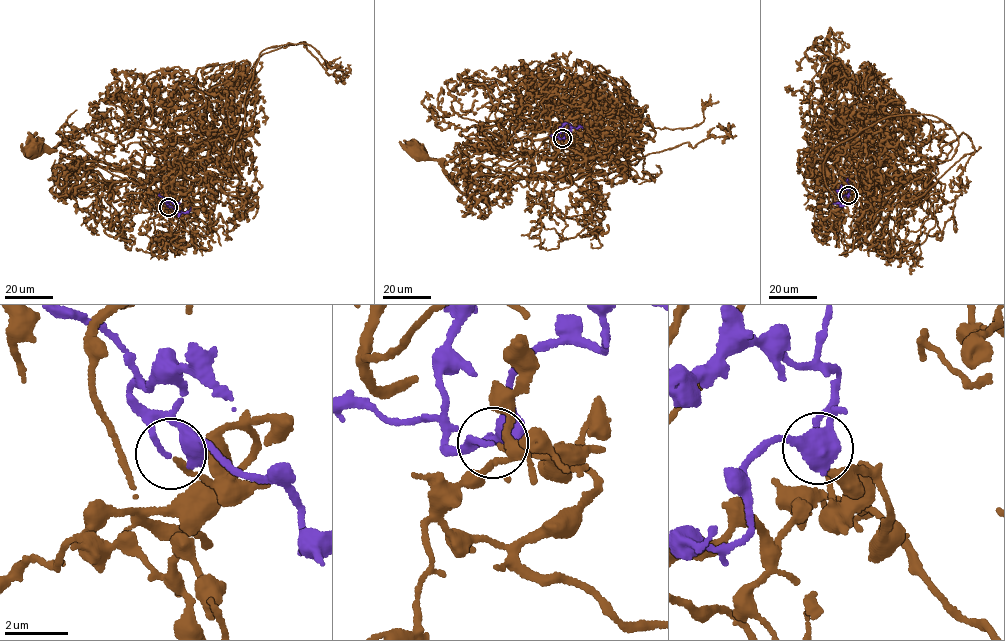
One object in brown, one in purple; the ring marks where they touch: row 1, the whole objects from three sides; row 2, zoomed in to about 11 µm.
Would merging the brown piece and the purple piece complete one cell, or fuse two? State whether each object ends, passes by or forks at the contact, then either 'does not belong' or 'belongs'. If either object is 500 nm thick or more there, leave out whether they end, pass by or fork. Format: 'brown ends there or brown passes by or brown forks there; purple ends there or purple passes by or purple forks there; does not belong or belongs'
brown ends there; purple ends there; belongs

